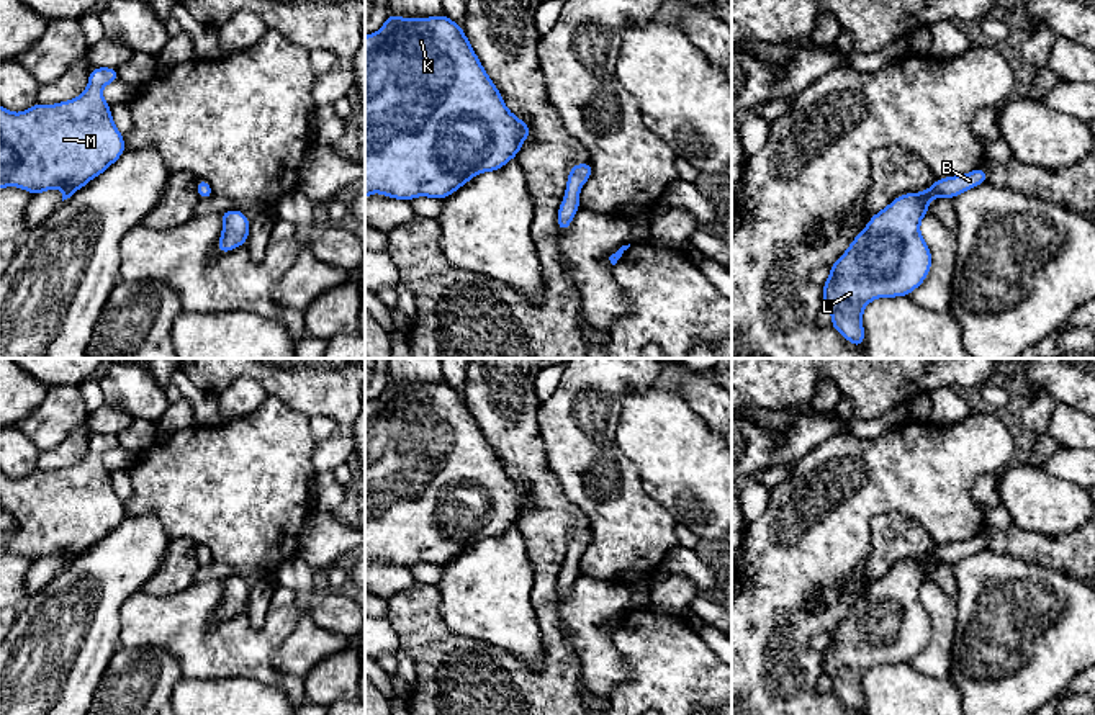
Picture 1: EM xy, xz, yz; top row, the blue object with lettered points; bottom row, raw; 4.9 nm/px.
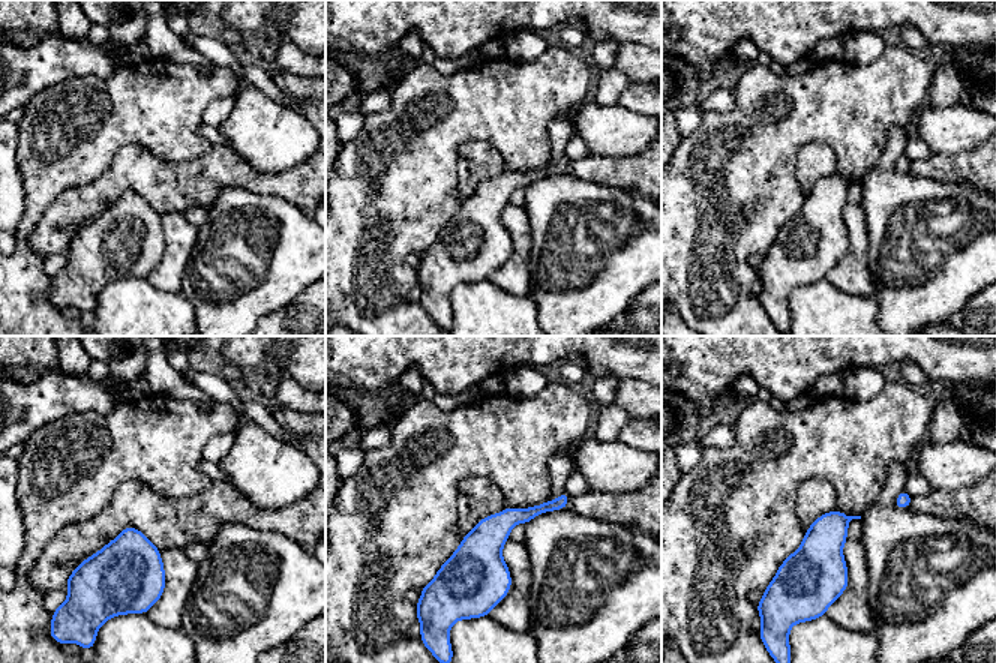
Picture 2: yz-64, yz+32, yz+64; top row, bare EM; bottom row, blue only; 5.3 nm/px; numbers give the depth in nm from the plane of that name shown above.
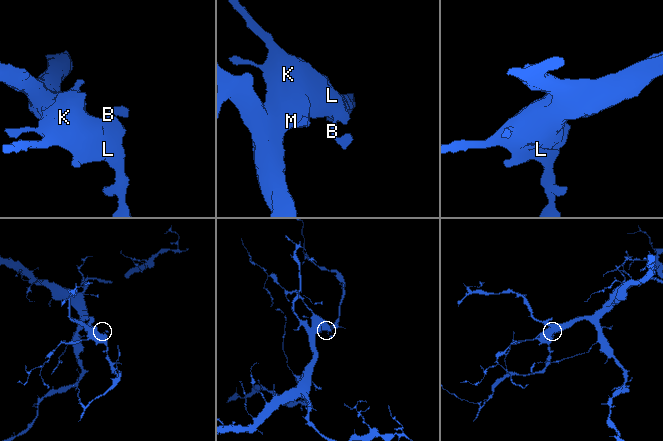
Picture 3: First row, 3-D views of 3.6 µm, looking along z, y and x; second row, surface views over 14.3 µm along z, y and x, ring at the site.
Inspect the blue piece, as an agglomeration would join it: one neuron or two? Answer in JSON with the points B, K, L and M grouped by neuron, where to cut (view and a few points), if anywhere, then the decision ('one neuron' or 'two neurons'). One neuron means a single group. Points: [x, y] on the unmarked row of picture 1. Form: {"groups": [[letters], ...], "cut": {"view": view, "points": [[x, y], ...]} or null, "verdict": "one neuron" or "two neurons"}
{"groups": [["B", "K", "L", "M"]], "cut": null, "verdict": "one neuron"}

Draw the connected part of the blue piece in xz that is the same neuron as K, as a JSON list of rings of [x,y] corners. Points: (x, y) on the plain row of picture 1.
[[[390,380],[375,401],[365,402],[365,566],[370,560],[381,560],[388,564],[406,568],[417,563],[444,566],[473,543],[502,535],[511,525],[517,524],[529,502],[530,494],[525,488],[509,478],[501,458],[496,455],[494,448],[481,432],[481,427],[475,420],[463,394],[445,380],[429,384],[401,384]]]

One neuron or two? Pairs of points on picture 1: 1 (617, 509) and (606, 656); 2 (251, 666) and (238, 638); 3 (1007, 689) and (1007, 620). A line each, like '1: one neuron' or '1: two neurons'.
1: two neurons
2: one neuron
3: one neuron

